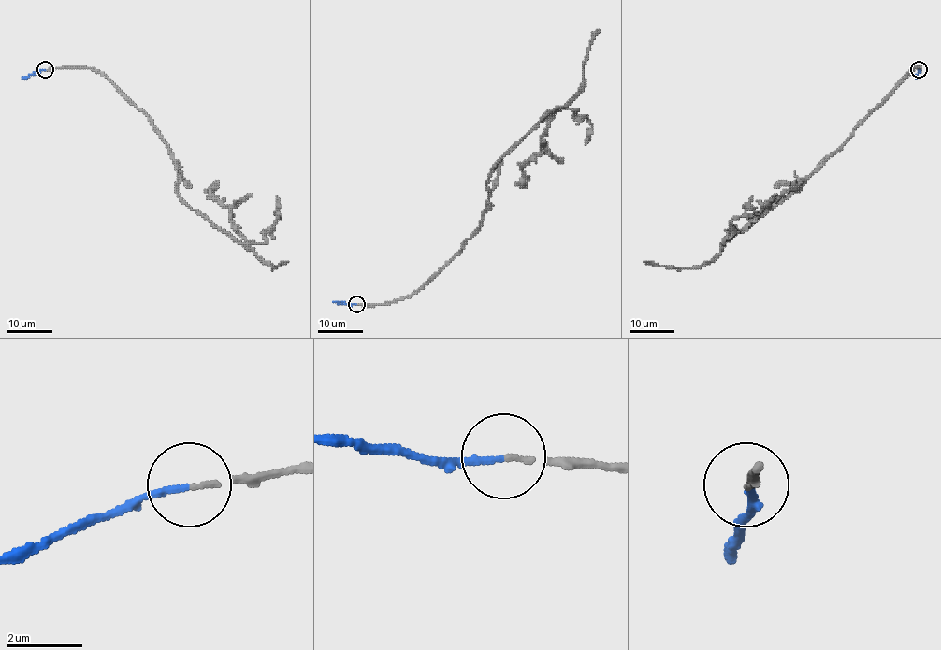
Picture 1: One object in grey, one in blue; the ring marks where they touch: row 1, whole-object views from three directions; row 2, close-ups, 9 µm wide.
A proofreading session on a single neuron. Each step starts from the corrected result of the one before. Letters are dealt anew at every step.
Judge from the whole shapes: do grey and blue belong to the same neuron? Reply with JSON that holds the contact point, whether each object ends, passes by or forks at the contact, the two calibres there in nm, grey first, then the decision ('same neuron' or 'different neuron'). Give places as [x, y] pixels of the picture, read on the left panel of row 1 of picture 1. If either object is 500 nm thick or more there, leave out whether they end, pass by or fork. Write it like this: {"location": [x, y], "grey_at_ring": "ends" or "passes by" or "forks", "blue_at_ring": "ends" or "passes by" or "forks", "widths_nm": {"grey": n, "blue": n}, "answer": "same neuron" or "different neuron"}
{"location": [45, 69], "grey_at_ring": "ends", "blue_at_ring": "ends", "widths_nm": {"grey": 130, "blue": 170}, "answer": "same neuron"}

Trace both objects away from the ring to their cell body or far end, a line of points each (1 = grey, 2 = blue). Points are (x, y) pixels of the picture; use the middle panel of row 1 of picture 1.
1: (356, 305), (409, 296), (451, 261), (480, 224), (489, 173), (556, 110), (541, 151), (523, 167), (525, 188)
2: (356, 305), (333, 301)

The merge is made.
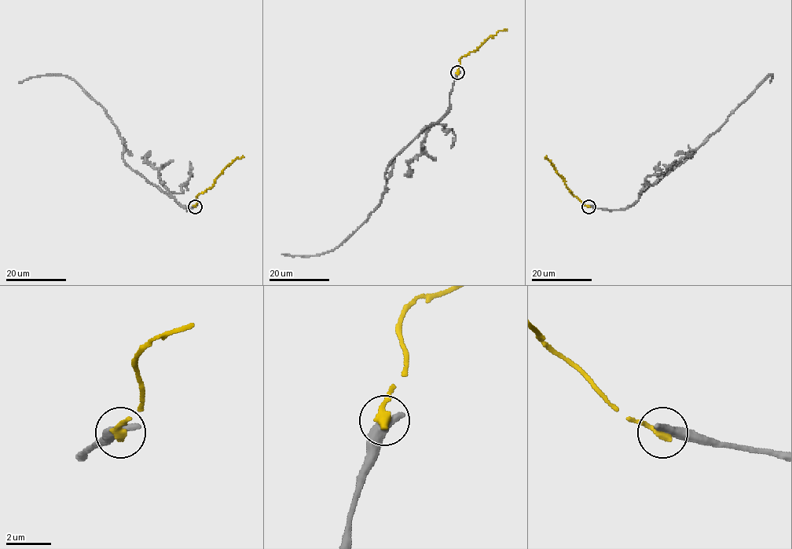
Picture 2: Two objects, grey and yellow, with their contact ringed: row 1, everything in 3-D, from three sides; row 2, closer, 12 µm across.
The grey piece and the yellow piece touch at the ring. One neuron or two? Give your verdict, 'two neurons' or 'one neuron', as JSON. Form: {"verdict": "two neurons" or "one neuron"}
{"verdict": "two neurons"}

